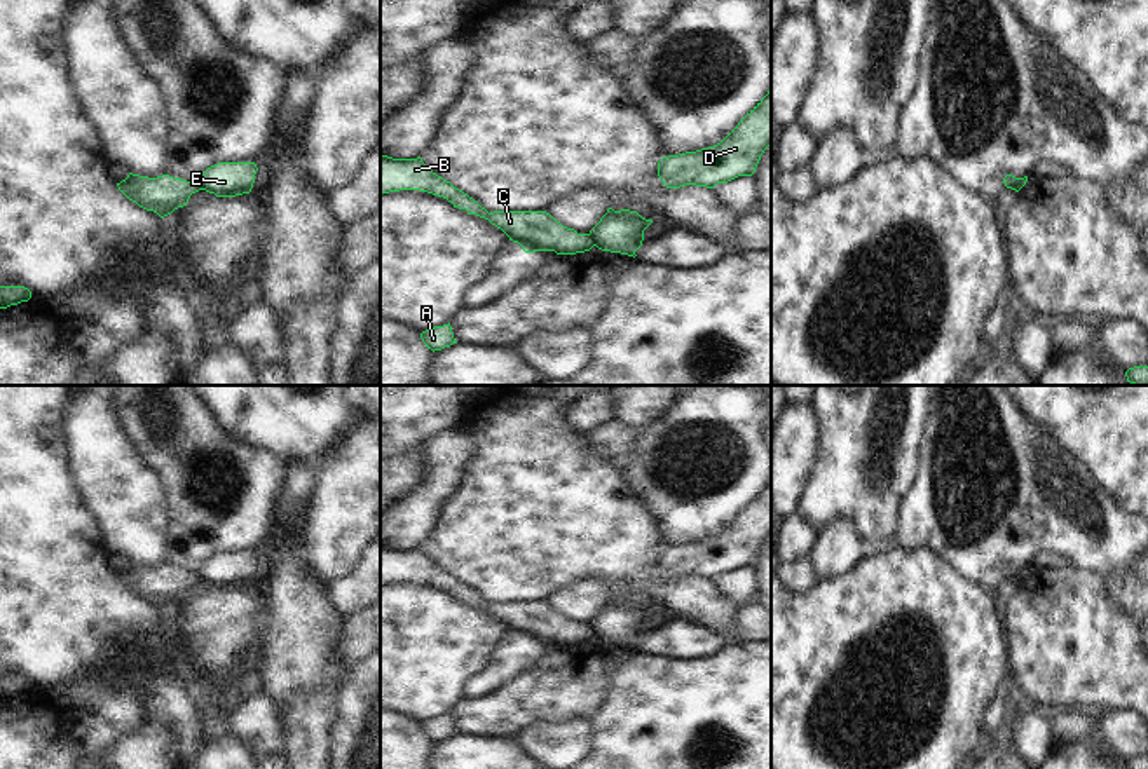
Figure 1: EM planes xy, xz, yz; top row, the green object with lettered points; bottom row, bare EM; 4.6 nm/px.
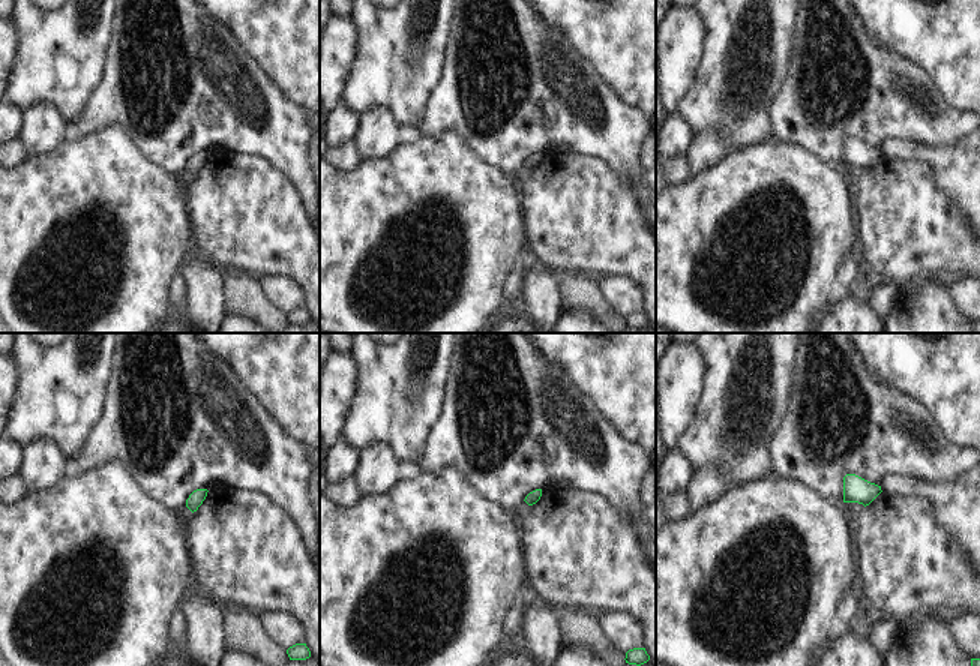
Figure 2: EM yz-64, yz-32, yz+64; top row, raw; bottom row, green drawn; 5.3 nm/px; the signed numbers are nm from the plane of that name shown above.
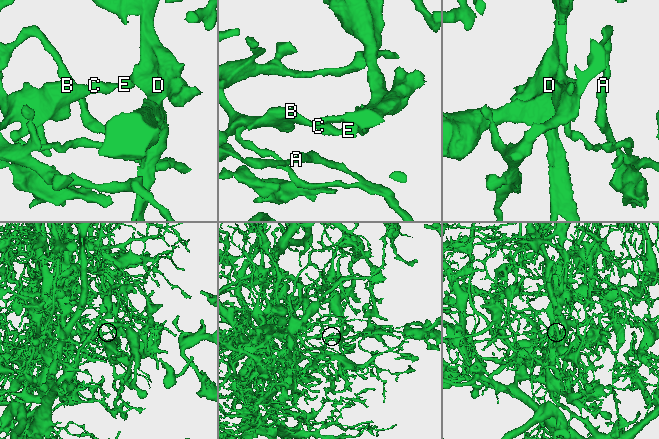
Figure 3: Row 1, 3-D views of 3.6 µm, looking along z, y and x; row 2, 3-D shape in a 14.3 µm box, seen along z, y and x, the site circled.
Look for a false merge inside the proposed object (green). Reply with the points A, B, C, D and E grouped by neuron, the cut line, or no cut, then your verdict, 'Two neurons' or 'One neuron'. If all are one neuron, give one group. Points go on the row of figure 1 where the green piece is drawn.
Groups: A B C / D E. Split along xz (588, 234), (594, 244). Two neurons.

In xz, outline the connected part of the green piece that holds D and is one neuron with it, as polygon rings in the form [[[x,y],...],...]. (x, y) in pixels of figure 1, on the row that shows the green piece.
[[[771,87],[721,143],[663,157],[658,162],[658,176],[666,188],[686,185],[714,188],[738,176],[752,176],[769,145]]]

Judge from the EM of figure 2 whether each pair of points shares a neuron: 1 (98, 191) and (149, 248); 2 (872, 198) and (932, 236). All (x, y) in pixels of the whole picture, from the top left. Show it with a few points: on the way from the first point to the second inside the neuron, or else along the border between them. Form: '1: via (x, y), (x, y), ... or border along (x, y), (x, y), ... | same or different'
1: via (108, 204), (135, 234) | same
2: via (887, 200), (917, 230) | same

